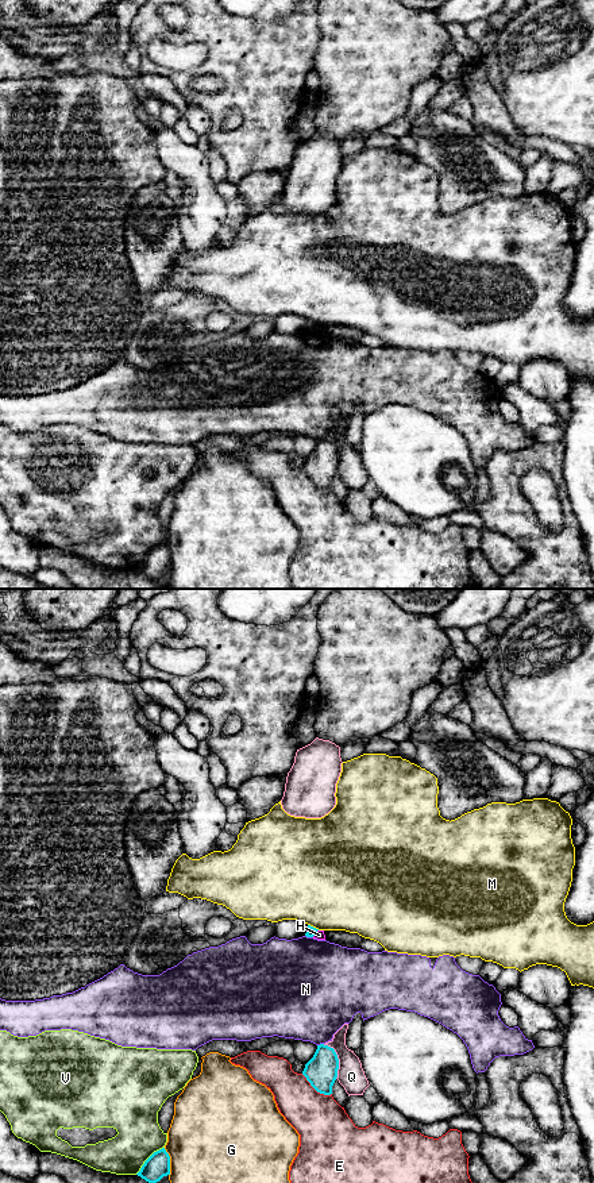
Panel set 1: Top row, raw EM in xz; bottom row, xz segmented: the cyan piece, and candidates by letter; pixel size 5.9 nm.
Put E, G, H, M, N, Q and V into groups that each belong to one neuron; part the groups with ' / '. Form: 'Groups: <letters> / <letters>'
Groups: E / G / H / M / N / Q / V

